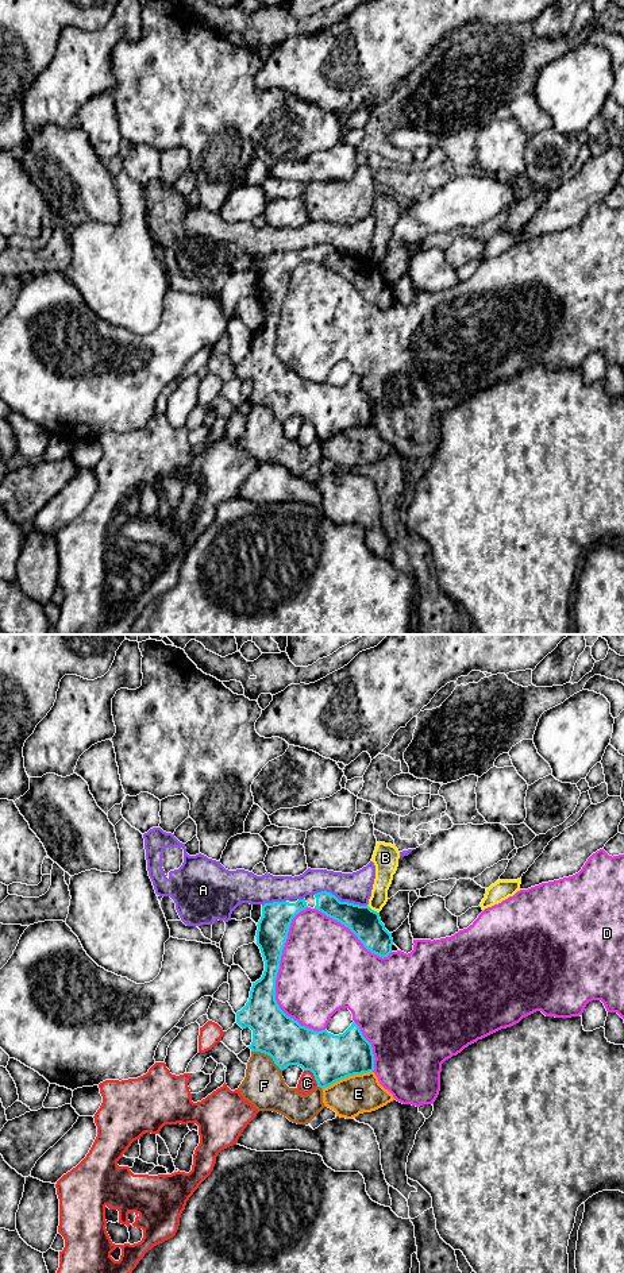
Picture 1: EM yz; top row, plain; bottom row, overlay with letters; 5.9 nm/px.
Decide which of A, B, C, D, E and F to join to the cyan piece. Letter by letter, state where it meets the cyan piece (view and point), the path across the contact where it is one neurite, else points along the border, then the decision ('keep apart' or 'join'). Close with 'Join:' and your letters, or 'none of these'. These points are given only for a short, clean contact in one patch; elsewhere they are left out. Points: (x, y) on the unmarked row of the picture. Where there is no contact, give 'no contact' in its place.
A: yz (339, 253) | keep apart
B: yz (373, 262) | keep apart
C: yz (314, 427) | keep apart
D: yz (276, 328) | keep apart
E: yz (346, 428) | keep apart
F: yz (268, 407) | keep apart
Join: none of these

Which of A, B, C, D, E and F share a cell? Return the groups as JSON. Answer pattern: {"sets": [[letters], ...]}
{"sets": [["A"], ["B"], ["C"], ["D"], ["E"], ["F"]]}

